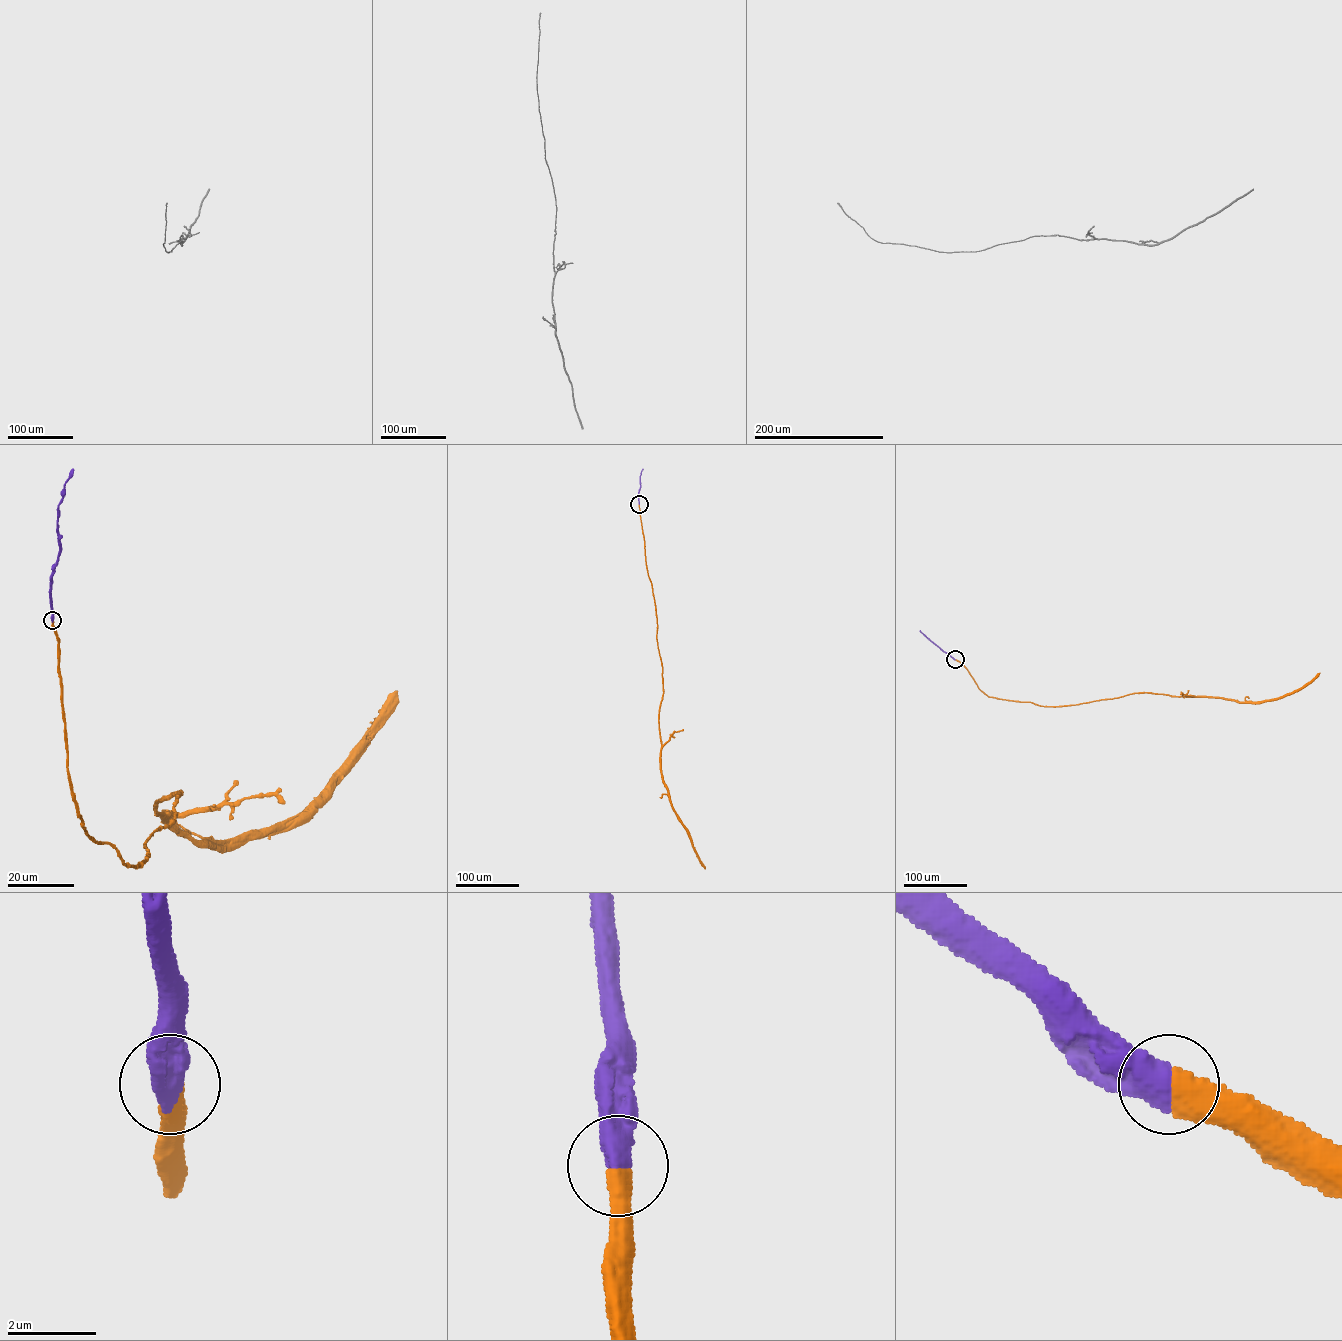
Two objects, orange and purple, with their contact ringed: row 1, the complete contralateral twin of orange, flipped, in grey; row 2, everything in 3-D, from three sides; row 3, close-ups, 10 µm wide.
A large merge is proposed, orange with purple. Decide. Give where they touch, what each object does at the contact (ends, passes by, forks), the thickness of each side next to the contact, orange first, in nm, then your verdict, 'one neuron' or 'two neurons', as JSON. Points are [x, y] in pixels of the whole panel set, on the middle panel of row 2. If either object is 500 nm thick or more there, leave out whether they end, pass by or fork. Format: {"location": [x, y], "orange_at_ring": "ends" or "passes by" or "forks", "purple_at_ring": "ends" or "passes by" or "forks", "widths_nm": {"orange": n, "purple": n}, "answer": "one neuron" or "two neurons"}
{"location": [639, 504], "widths_nm": {"orange": 650, "purple": 700}, "answer": "one neuron"}

